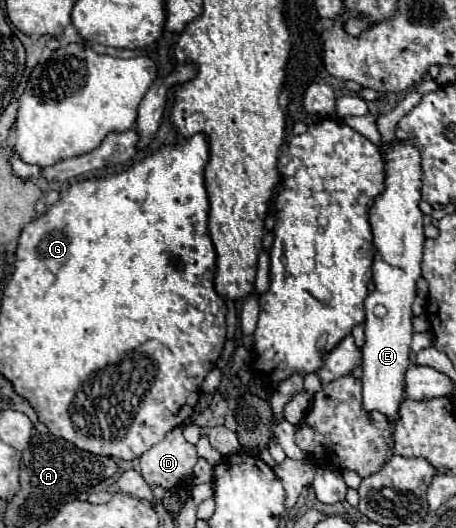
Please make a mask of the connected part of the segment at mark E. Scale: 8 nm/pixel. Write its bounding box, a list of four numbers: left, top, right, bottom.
[362,140,422,428]

